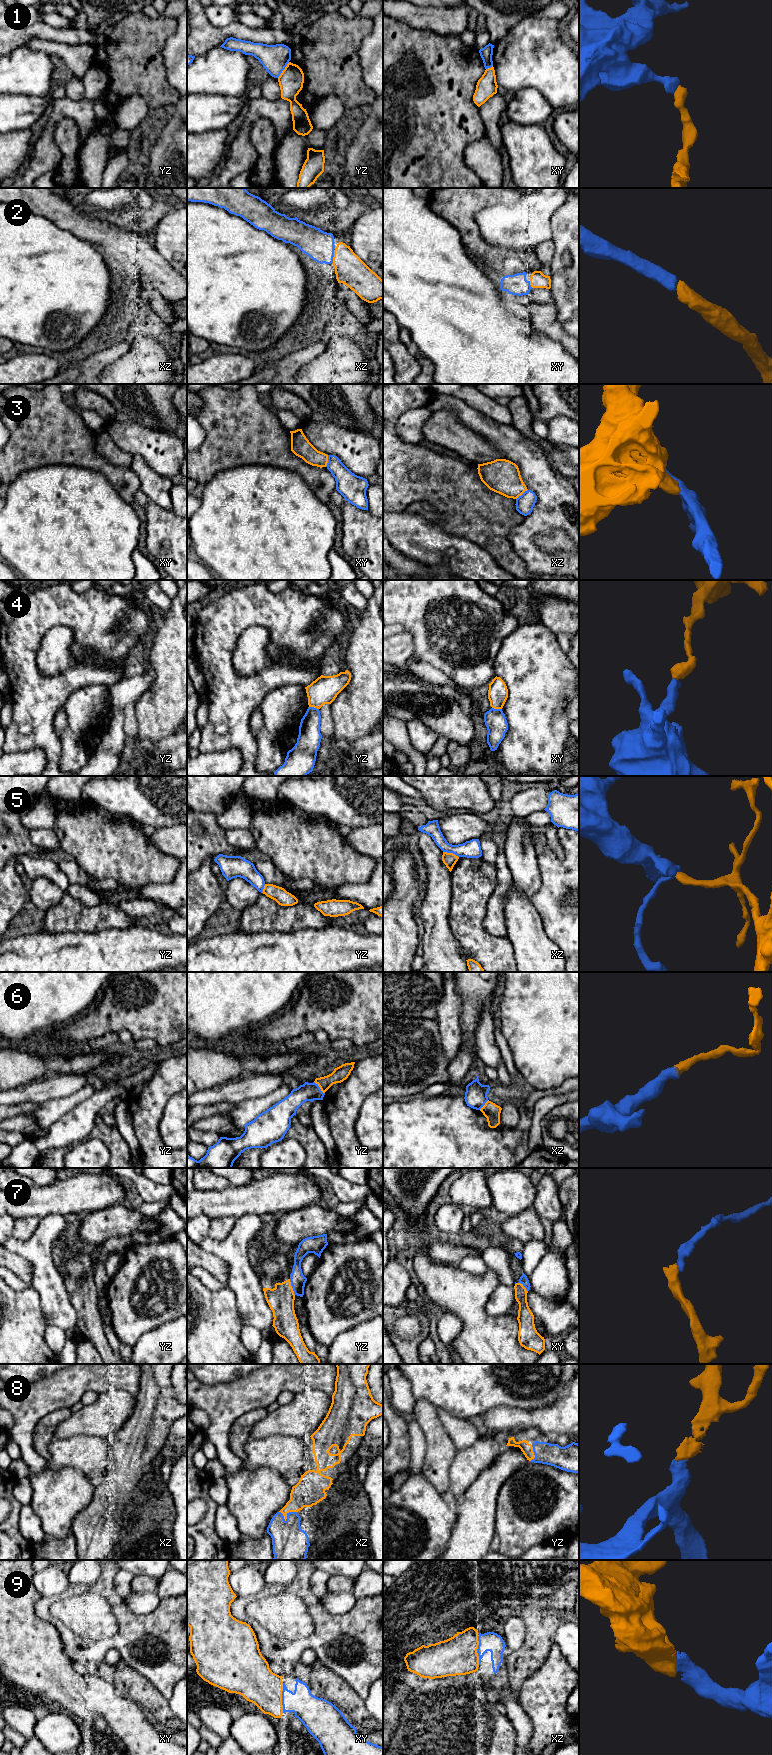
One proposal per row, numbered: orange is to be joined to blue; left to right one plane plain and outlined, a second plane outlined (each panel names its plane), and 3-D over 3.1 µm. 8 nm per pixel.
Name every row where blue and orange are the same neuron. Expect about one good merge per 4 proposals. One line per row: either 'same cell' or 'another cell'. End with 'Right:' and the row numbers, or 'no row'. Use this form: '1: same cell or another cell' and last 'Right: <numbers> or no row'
1: another cell
2: same cell
3: another cell
4: another cell
5: another cell
6: another cell
7: another cell
8: same cell
9: same cell
Right: 2, 8, 9

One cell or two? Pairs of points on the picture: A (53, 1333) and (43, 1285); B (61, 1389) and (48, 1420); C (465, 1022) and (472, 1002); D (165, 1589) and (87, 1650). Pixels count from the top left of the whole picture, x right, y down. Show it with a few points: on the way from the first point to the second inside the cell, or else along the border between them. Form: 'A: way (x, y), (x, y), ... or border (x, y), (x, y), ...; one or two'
A: border (46, 1326), (58, 1326), (65, 1330); two
B: border (69, 1408), (58, 1408), (49, 1412), (34, 1428); two
C: way (469, 1017), (471, 1007); one
D: border (176, 1595), (160, 1600); two

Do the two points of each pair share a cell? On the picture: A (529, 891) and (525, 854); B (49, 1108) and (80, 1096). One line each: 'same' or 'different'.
A: same
B: same

